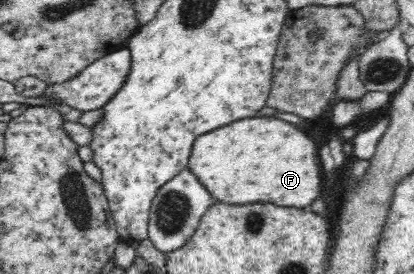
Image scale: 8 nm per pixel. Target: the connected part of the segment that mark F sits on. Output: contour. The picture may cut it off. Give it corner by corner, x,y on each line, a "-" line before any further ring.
275,116
249,117
197,137
189,170
225,203
271,201
283,207
307,207
321,195
317,143
293,123

